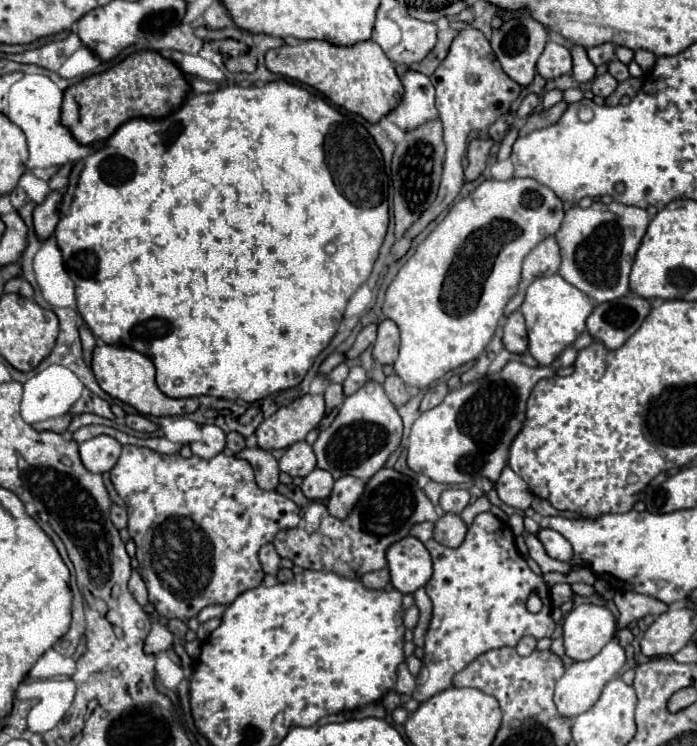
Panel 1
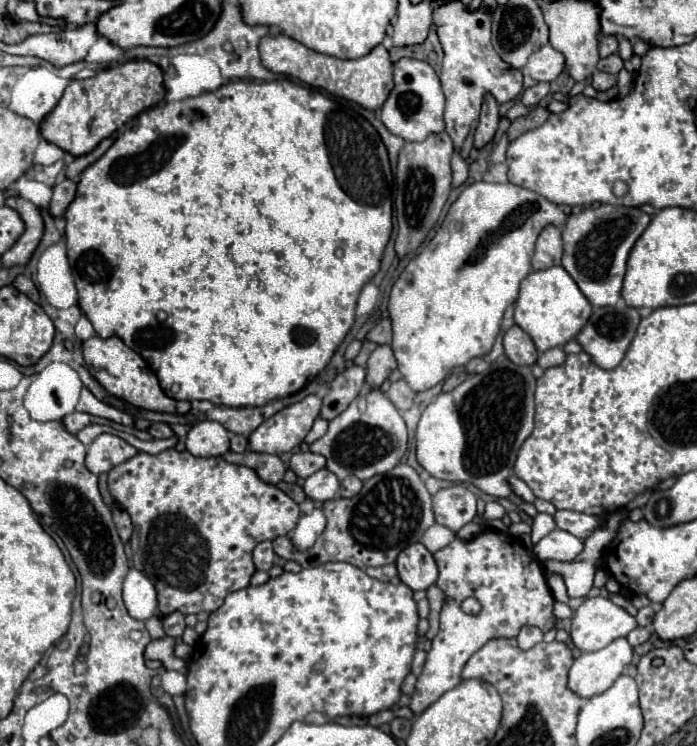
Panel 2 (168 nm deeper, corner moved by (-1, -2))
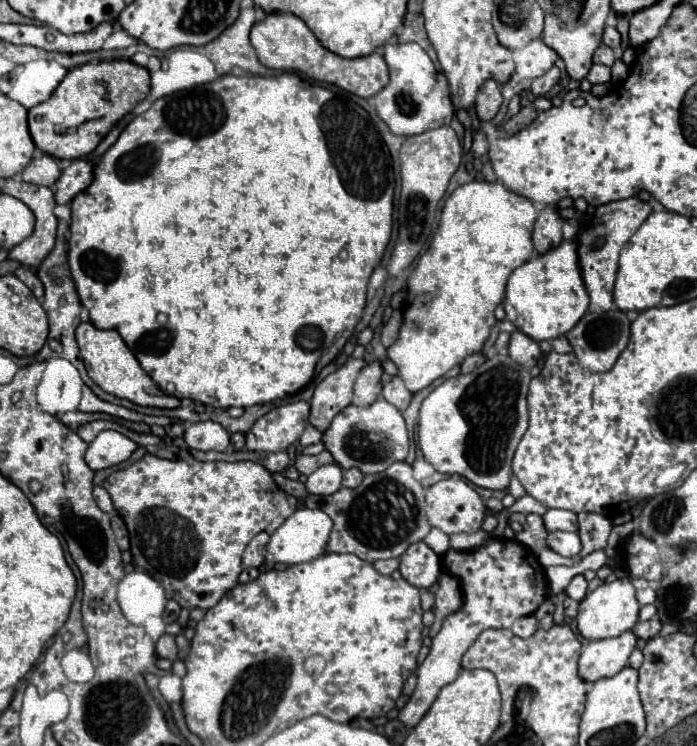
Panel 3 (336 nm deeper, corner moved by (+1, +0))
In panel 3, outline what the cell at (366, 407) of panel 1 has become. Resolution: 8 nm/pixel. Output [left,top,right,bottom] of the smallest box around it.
[322,398,408,474]

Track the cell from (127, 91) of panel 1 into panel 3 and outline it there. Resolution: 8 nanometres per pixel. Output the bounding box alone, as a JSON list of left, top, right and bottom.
[28,60,150,158]

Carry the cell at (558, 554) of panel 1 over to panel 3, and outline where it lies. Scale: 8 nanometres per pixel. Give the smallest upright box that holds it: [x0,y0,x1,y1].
[546,532,582,558]

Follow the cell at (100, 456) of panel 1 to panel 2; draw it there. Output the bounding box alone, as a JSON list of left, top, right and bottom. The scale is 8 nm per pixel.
[86,434,138,474]

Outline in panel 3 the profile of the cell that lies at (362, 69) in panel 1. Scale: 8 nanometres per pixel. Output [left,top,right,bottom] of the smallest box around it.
[250,12,388,98]

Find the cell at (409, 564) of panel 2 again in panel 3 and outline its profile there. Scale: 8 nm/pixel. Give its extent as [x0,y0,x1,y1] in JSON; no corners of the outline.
[400,542,442,588]

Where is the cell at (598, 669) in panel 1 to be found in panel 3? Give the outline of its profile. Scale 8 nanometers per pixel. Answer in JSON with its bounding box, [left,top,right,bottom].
[580,630,638,682]

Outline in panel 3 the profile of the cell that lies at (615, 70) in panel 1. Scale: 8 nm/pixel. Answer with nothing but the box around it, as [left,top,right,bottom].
[594,44,614,66]

